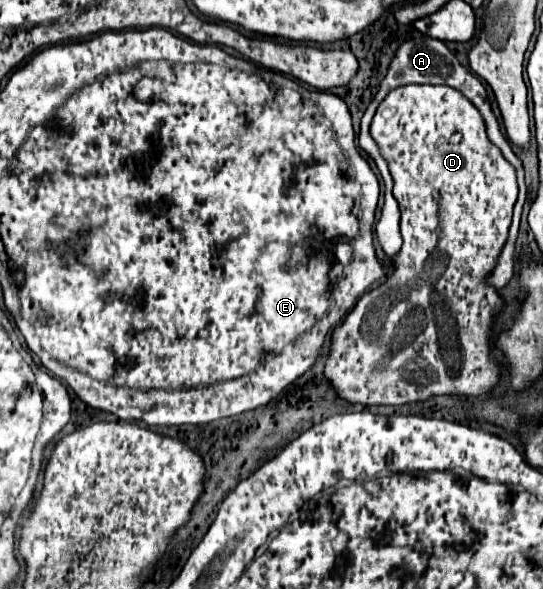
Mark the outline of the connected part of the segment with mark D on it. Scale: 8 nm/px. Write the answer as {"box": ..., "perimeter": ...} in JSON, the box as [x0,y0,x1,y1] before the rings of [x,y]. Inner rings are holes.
{"box":[325,86,517,406],"perimeter":[[[399,86],[393,88],[385,100],[379,104],[373,122],[371,122],[371,136],[381,148],[383,158],[389,164],[391,176],[395,180],[393,186],[393,196],[399,202],[401,210],[401,236],[403,236],[403,248],[395,256],[395,272],[393,276],[381,284],[379,288],[367,292],[361,296],[361,300],[355,304],[351,314],[345,318],[345,324],[337,326],[333,332],[333,342],[331,342],[331,356],[327,358],[325,364],[325,376],[337,390],[341,398],[353,404],[393,404],[401,406],[407,402],[419,402],[427,400],[431,394],[465,394],[465,396],[479,396],[483,392],[489,392],[497,380],[499,380],[499,364],[491,360],[489,356],[489,344],[487,336],[493,324],[493,314],[501,306],[501,298],[495,292],[493,286],[485,284],[485,276],[491,272],[491,268],[497,262],[497,256],[507,240],[507,230],[511,224],[511,214],[513,214],[513,204],[517,200],[517,180],[515,180],[515,168],[503,158],[497,146],[493,146],[485,134],[485,124],[479,114],[479,110],[459,92],[453,90],[451,86]]]}

